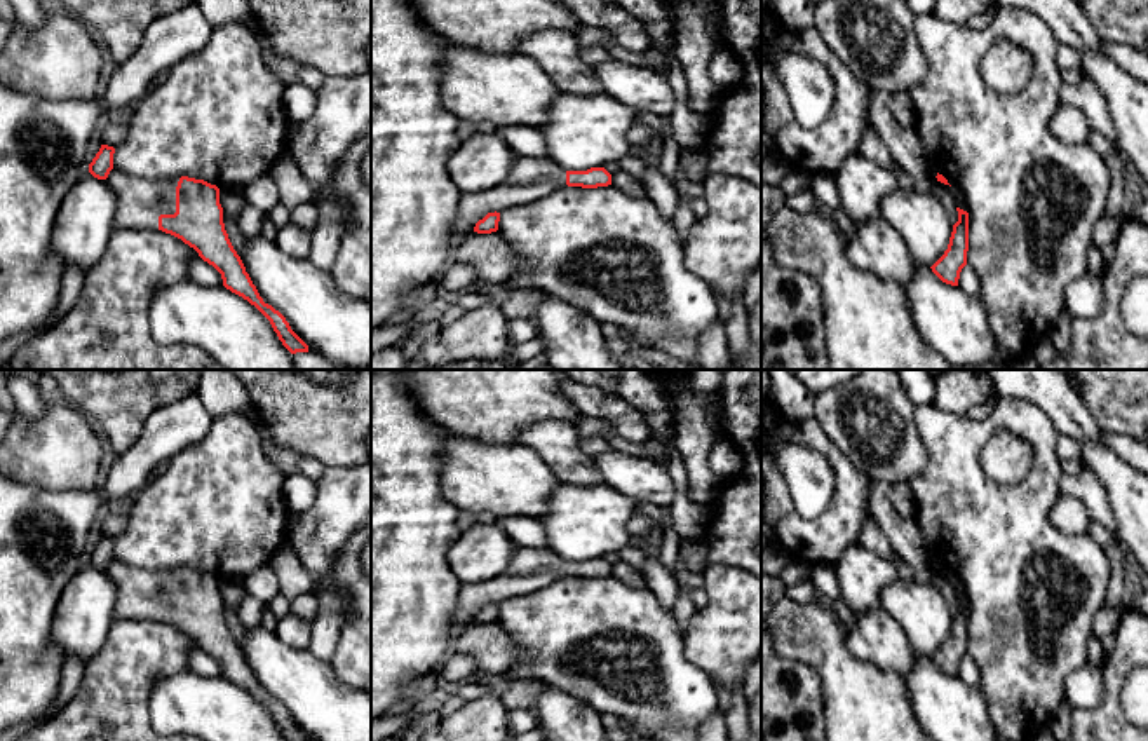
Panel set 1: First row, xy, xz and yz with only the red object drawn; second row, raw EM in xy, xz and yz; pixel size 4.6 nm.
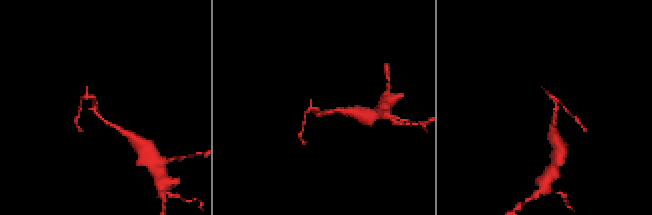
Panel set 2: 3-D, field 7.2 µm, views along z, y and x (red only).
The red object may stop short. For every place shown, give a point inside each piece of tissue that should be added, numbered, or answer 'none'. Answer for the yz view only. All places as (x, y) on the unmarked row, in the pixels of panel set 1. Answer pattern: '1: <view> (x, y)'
none

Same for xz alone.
1: xz (530, 569)

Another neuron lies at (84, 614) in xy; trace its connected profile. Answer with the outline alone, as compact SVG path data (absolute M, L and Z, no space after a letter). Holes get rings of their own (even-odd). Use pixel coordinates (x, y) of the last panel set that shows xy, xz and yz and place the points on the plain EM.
M89 561L71 577L63 589L52 621L52 642L61 649L64 659L78 657L85 664L103 647L113 619L117 588L106 570L94 568Z

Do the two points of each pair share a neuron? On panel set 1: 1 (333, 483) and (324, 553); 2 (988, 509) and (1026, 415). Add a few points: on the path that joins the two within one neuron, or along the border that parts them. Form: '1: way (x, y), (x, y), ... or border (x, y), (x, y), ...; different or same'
1: way (333, 501), (333, 518), (324, 527), (324, 536); same
2: way (1016, 499), (1040, 475), (1040, 443); same

